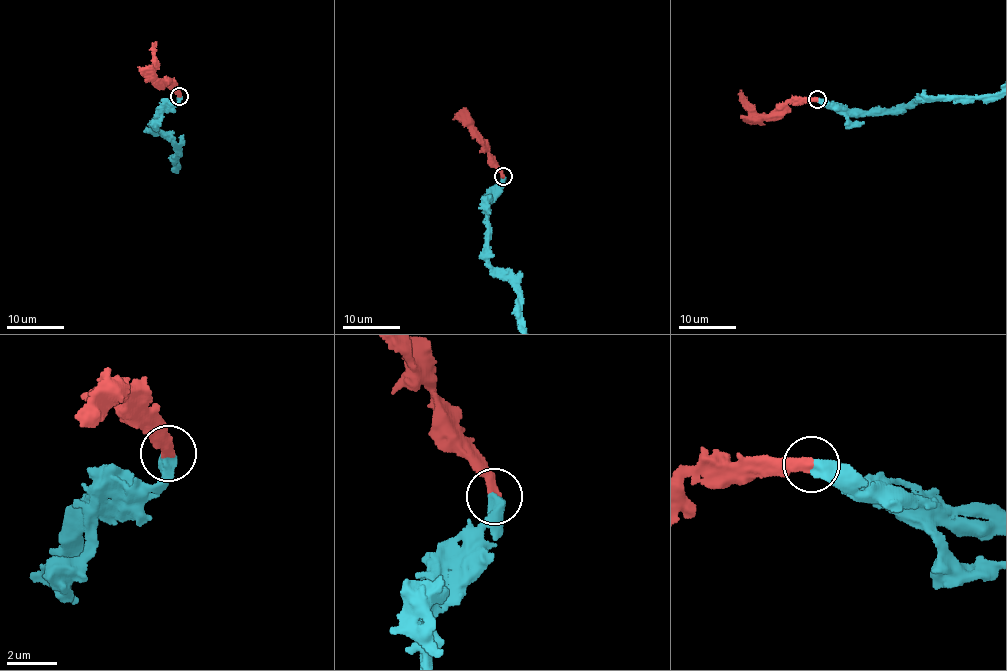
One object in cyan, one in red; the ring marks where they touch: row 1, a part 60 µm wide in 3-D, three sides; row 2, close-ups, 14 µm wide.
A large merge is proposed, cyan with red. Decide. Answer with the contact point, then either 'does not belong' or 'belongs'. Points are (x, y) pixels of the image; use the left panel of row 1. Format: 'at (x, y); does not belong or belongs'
at (179, 96); belongs

